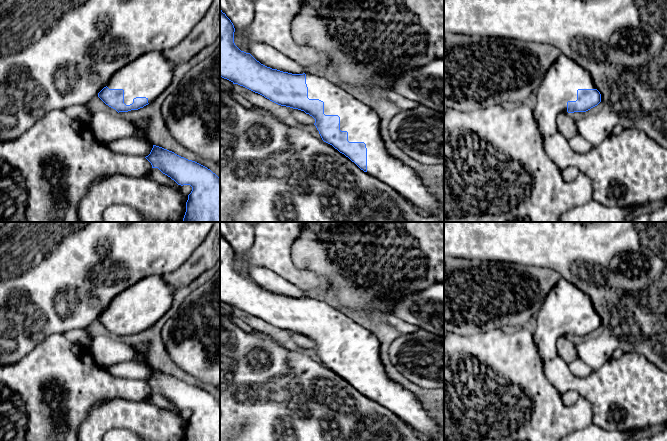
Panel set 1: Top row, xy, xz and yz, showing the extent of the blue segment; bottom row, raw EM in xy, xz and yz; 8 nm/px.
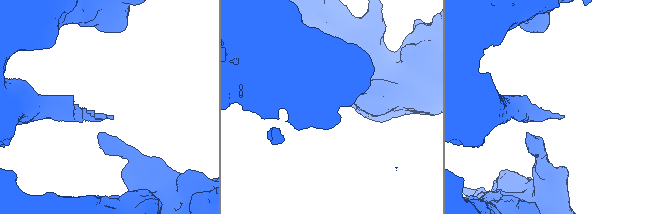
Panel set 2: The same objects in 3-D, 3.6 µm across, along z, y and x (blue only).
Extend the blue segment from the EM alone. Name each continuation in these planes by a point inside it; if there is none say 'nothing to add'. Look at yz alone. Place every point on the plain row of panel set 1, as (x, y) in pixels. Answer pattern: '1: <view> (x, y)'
1: yz (564, 301)

